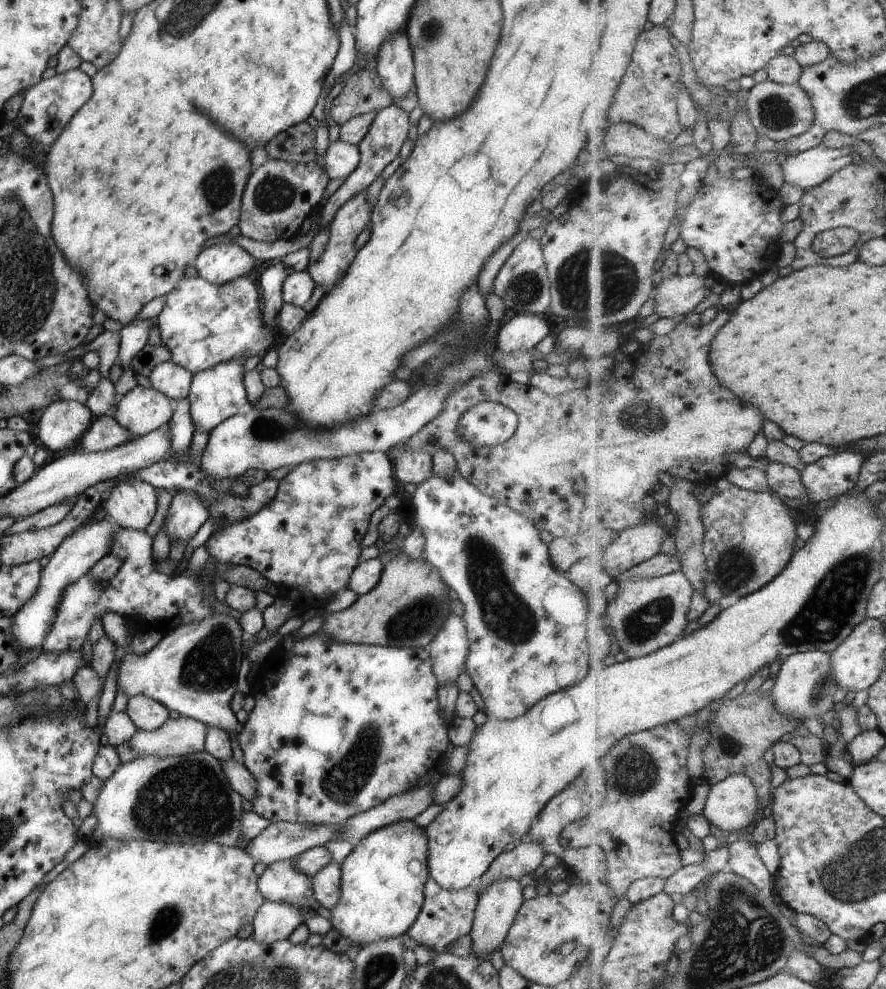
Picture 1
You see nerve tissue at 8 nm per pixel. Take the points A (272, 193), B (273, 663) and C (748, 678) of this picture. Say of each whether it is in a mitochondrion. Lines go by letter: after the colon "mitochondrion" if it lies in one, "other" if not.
A: mitochondrion
B: other
C: other

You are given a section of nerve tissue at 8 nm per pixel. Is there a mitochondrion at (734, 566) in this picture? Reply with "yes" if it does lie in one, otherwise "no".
yes

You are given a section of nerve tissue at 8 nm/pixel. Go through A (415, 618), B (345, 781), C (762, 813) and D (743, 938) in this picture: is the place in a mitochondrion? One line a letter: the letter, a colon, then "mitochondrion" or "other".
A: mitochondrion
B: mitochondrion
C: other
D: mitochondrion

